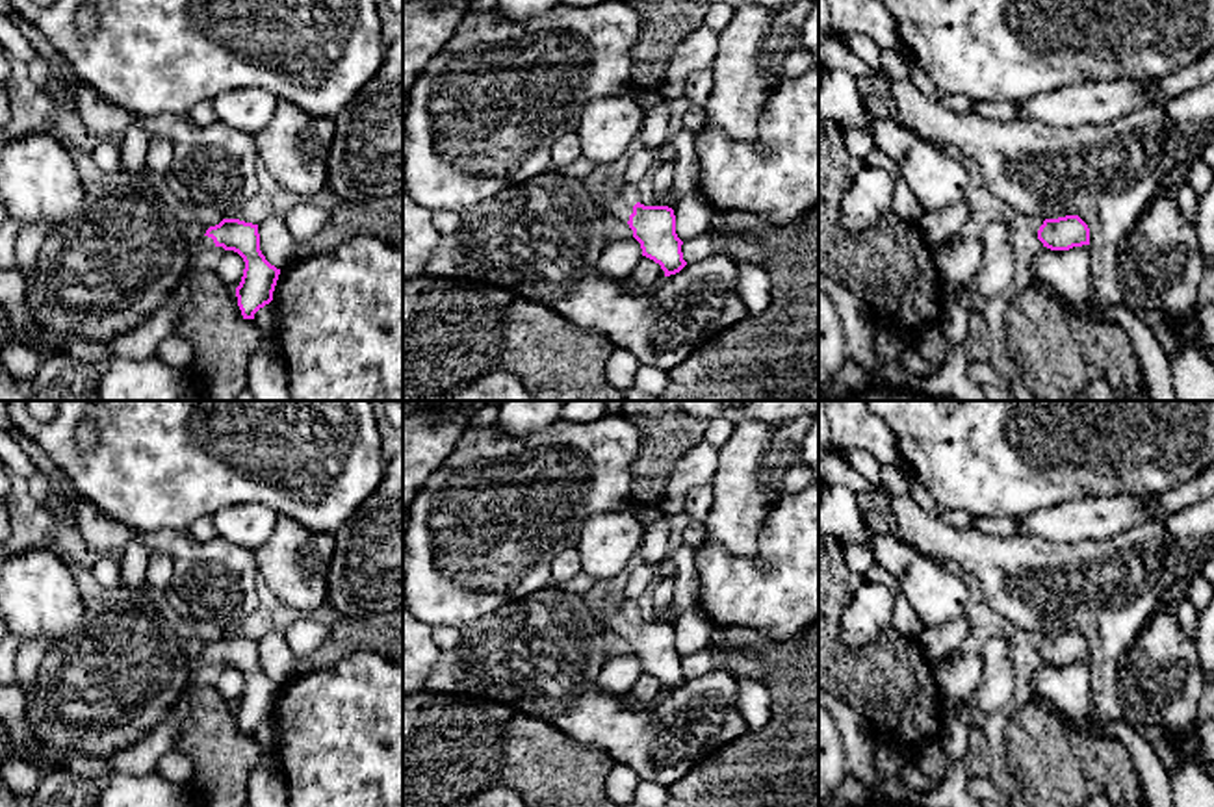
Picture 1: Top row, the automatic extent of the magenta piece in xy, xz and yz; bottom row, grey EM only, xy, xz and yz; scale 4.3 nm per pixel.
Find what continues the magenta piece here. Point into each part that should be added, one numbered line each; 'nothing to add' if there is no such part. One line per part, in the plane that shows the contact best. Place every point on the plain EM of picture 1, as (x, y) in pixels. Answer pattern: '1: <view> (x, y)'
1: xz (619, 616)

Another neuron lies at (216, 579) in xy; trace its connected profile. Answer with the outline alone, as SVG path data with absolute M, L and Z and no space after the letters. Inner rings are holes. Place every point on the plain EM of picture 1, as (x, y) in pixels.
M163 529L141 536L150 549L163 551L174 564L171 588L199 621L212 621L225 634L258 607L254 553L219 536L195 540L189 531Z

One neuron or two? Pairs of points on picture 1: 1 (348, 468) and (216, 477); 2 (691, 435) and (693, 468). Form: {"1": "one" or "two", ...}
{"1": "one", "2": "two"}

